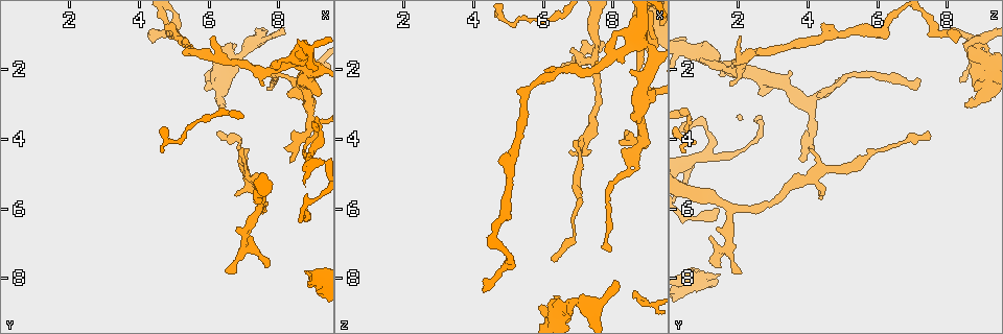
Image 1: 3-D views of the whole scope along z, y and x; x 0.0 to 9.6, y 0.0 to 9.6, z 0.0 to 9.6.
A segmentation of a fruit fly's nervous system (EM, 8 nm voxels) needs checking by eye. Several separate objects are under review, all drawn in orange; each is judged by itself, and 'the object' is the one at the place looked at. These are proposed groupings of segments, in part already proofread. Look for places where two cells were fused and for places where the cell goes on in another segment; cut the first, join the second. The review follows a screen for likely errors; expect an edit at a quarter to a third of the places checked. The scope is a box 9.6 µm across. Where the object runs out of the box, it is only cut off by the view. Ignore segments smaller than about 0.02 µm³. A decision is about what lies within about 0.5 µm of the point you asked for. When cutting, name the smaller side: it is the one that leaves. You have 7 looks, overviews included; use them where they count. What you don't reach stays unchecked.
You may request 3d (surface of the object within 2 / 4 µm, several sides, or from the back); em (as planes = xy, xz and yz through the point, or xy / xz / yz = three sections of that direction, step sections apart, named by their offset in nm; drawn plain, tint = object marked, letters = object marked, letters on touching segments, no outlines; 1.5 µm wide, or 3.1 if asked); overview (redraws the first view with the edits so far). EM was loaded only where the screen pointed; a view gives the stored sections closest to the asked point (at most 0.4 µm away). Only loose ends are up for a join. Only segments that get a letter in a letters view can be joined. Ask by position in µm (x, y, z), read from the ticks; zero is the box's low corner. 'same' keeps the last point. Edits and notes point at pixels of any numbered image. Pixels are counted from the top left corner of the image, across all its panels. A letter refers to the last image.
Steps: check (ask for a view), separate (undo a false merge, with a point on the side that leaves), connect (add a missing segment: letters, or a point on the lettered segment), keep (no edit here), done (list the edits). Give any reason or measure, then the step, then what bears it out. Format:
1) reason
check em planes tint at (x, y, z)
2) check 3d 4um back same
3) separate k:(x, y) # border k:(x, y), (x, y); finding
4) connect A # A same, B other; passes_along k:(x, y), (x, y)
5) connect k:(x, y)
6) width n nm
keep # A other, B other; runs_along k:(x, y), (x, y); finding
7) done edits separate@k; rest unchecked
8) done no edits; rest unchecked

arms part here
check em xz step 4 tint at (8.55, 1.60, 1.15)

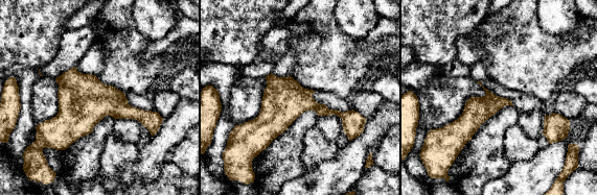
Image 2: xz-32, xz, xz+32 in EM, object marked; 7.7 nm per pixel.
check em xz step 4 letters same

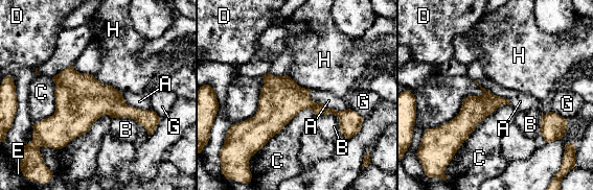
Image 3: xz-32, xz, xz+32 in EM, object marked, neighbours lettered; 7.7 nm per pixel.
keep # A other, B other, C other, D other, E other, G other, H other; border 3:(480, 87), (453, 118), (427, 128); all the same cell

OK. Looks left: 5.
branch stops here
check 3d 2um at (8.05, 0.95, 8.00)

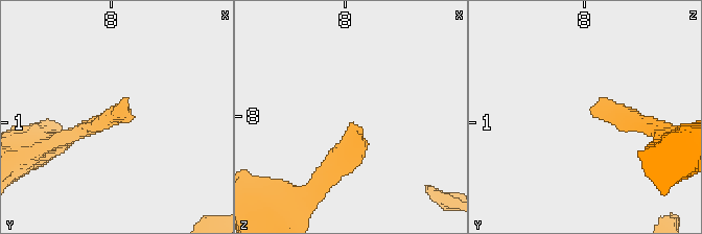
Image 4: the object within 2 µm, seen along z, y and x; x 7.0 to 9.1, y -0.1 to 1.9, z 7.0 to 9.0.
shape alone is not enough
check em yz step 4 letters at (8.02, 0.90, 8.04)

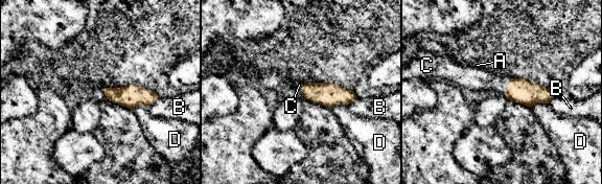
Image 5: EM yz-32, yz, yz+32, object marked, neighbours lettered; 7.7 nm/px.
connect C # A other, B other, C same, D other; passes_along 5:(522, 91), (507, 86), (476, 78); it goes on there

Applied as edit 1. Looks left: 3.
see it whole again
check overview

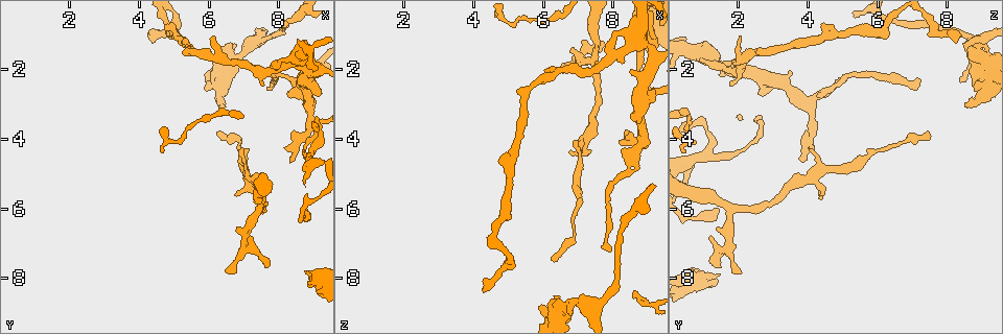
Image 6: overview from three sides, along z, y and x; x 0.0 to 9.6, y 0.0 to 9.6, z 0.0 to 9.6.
branch stops here
check 3d 2um at (6.50, 3.05, 8.50)

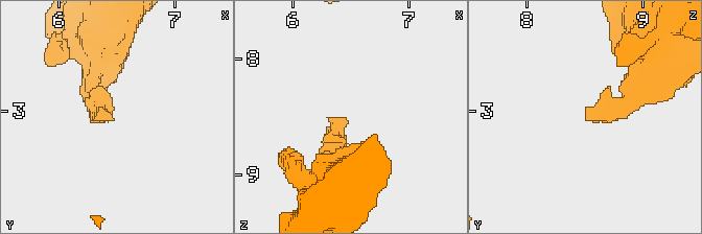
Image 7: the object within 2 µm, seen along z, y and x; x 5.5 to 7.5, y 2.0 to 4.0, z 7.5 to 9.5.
check em planes letters at (6.46, 3.08, 8.54)

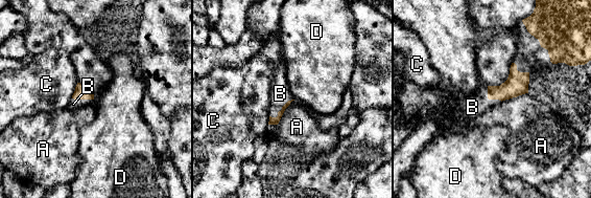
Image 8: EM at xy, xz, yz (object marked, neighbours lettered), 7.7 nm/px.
longest_contact A 280 nm
connect B # A other, B same, C other, D other; the cell continues

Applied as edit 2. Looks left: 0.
done edits connect@5, connect@8; rest unchecked

